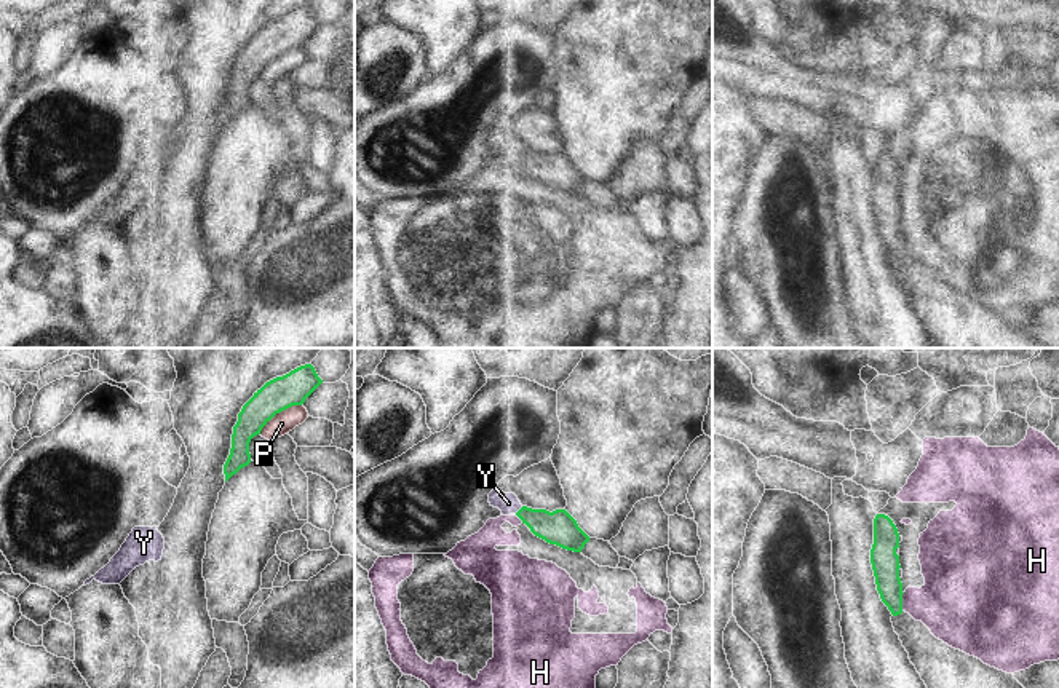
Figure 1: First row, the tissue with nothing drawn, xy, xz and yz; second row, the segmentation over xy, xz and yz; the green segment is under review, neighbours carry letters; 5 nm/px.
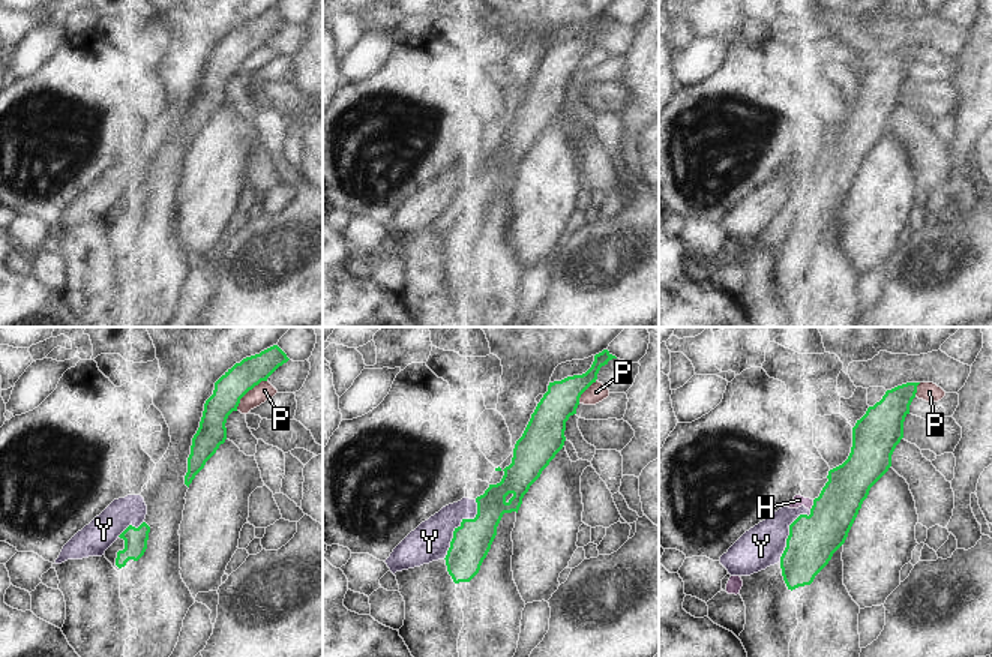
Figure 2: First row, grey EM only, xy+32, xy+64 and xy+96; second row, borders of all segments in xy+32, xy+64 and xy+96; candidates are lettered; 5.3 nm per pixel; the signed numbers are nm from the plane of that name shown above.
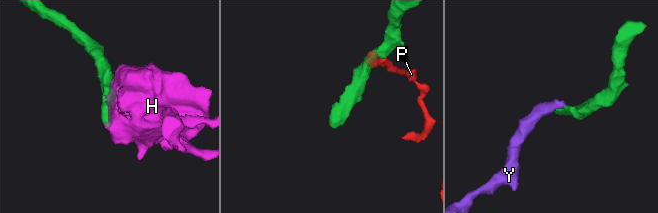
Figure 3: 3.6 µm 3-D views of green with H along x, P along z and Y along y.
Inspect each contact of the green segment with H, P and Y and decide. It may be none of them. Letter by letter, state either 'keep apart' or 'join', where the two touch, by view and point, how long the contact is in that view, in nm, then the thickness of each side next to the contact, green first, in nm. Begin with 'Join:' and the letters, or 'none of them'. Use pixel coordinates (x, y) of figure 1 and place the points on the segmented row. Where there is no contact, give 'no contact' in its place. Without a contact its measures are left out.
Join: none of them
H: keep apart | yz (901, 602) | 100 nm | 140/340 nm
P: keep apart | xy (278, 412) | 260 nm | 160/110 nm
Y: keep apart | xz (519, 510) | 60 nm | 170/110 nm

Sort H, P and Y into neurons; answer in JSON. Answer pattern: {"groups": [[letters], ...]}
{"groups": [["H"], ["P"], ["Y"]]}

